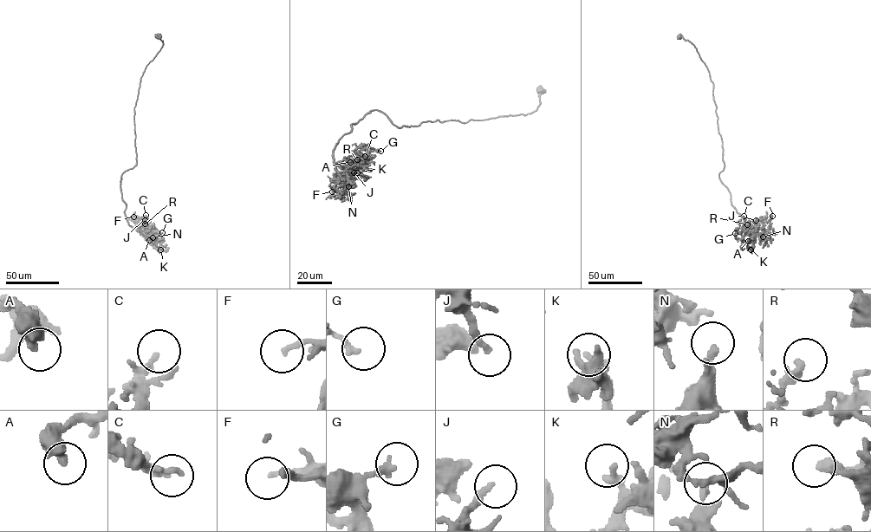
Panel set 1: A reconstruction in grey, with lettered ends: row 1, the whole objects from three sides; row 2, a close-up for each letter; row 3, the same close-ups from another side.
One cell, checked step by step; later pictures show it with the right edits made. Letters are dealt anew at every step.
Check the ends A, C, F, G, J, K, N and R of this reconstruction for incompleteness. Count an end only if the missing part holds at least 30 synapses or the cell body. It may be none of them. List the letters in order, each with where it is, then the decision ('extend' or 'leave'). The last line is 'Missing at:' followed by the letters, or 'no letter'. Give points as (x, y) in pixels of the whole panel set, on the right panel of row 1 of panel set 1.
A: at (748, 241); leave
C: at (744, 216); leave
F: at (772, 216); leave
G: at (735, 233); leave
J: at (756, 220); extend
K: at (750, 249); leave
N: at (763, 236); leave
R: at (747, 224); leave
Missing at: J

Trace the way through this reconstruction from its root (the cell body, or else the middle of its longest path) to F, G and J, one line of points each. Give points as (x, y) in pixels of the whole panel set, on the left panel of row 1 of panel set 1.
F: (158, 35), (163, 43), (143, 73), (134, 108), (136, 165), (120, 182), (126, 218), (143, 232), (133, 217)
G: (158, 35), (163, 43), (143, 73), (134, 108), (136, 165), (120, 185), (129, 224), (150, 237), (162, 232)
J: (158, 35), (163, 43), (143, 73), (134, 108), (136, 165), (120, 182), (129, 224), (135, 229), (145, 220)

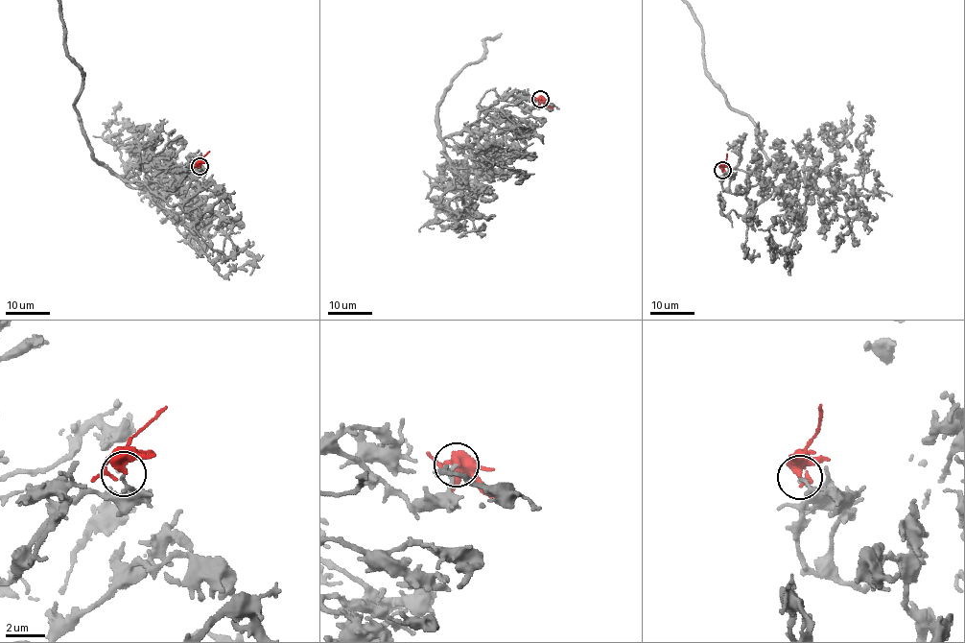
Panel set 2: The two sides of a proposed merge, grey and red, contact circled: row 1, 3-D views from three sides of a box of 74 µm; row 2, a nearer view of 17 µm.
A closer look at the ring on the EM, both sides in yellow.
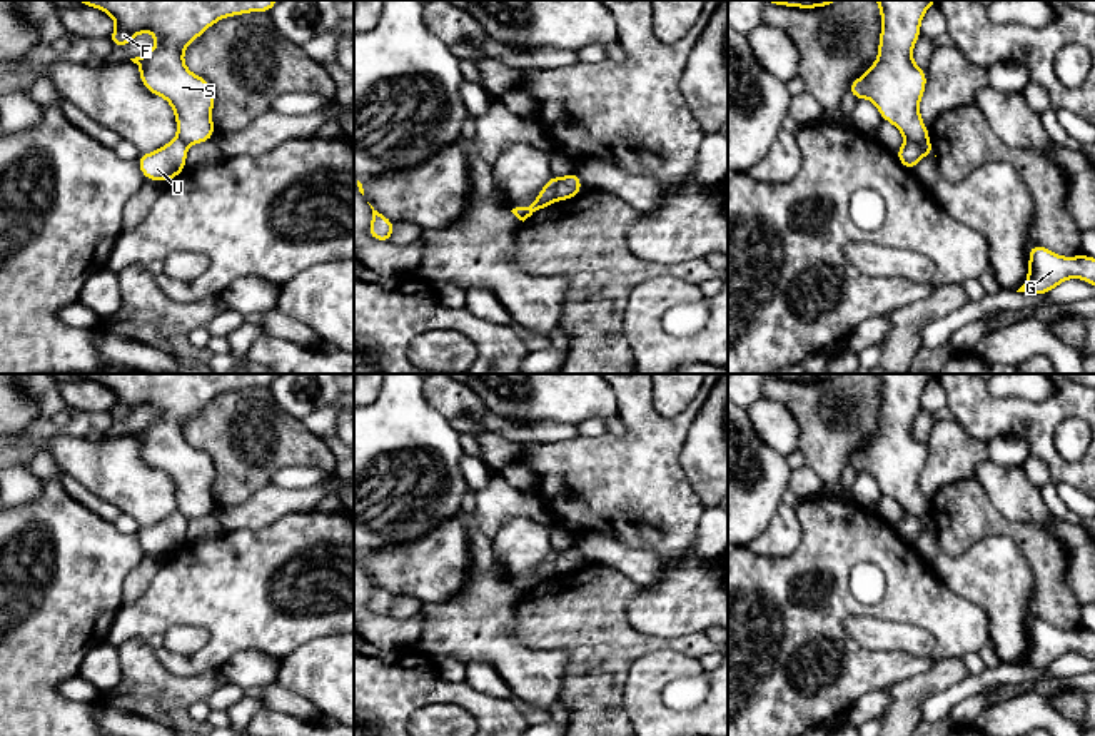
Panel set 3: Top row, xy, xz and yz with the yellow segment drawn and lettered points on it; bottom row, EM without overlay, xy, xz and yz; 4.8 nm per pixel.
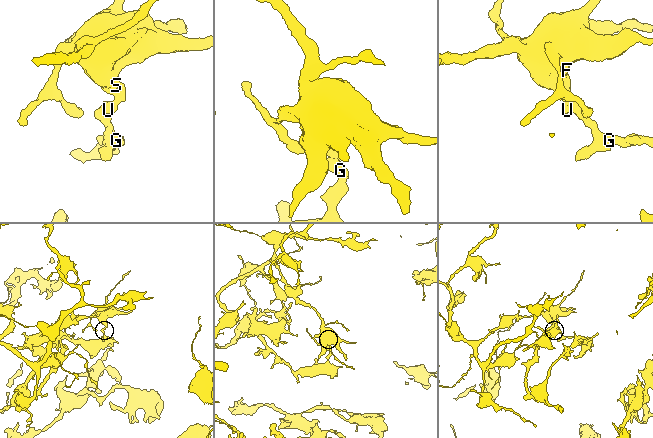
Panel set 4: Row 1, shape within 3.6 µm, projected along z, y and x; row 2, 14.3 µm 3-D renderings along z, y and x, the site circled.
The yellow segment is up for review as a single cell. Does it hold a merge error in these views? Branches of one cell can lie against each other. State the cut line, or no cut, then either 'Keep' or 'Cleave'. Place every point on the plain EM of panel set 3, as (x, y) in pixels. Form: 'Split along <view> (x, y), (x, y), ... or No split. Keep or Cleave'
Split along xz (558, 551), (556, 573). Cleave

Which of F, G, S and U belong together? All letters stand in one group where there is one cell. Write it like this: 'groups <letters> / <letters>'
groups F S / G U

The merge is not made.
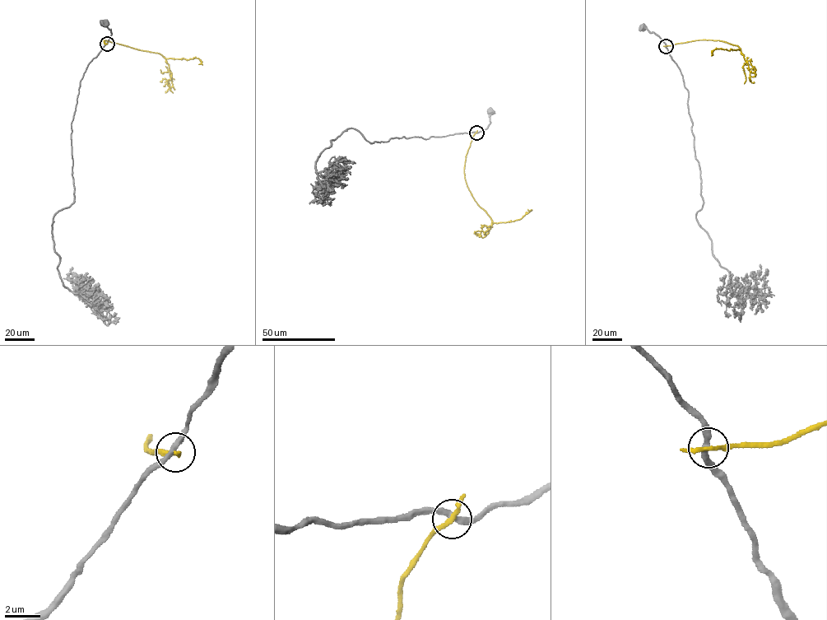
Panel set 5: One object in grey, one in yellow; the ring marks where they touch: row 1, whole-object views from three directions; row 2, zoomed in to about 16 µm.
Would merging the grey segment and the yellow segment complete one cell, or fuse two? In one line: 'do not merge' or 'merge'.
do not merge

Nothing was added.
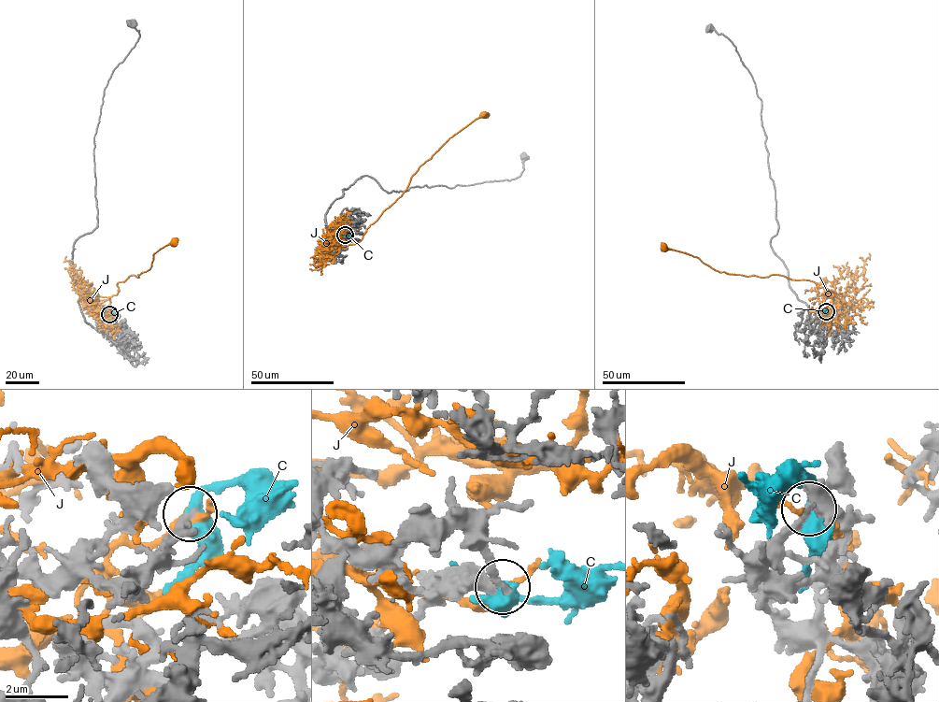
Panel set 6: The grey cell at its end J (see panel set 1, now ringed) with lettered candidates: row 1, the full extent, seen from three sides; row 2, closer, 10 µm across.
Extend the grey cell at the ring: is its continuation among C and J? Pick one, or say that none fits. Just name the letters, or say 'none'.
C

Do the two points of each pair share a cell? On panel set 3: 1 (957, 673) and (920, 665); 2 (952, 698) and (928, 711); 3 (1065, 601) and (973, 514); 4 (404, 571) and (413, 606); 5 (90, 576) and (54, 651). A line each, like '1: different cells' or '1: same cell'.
1: different cells
2: same cell
3: same cell
4: different cells
5: same cell

